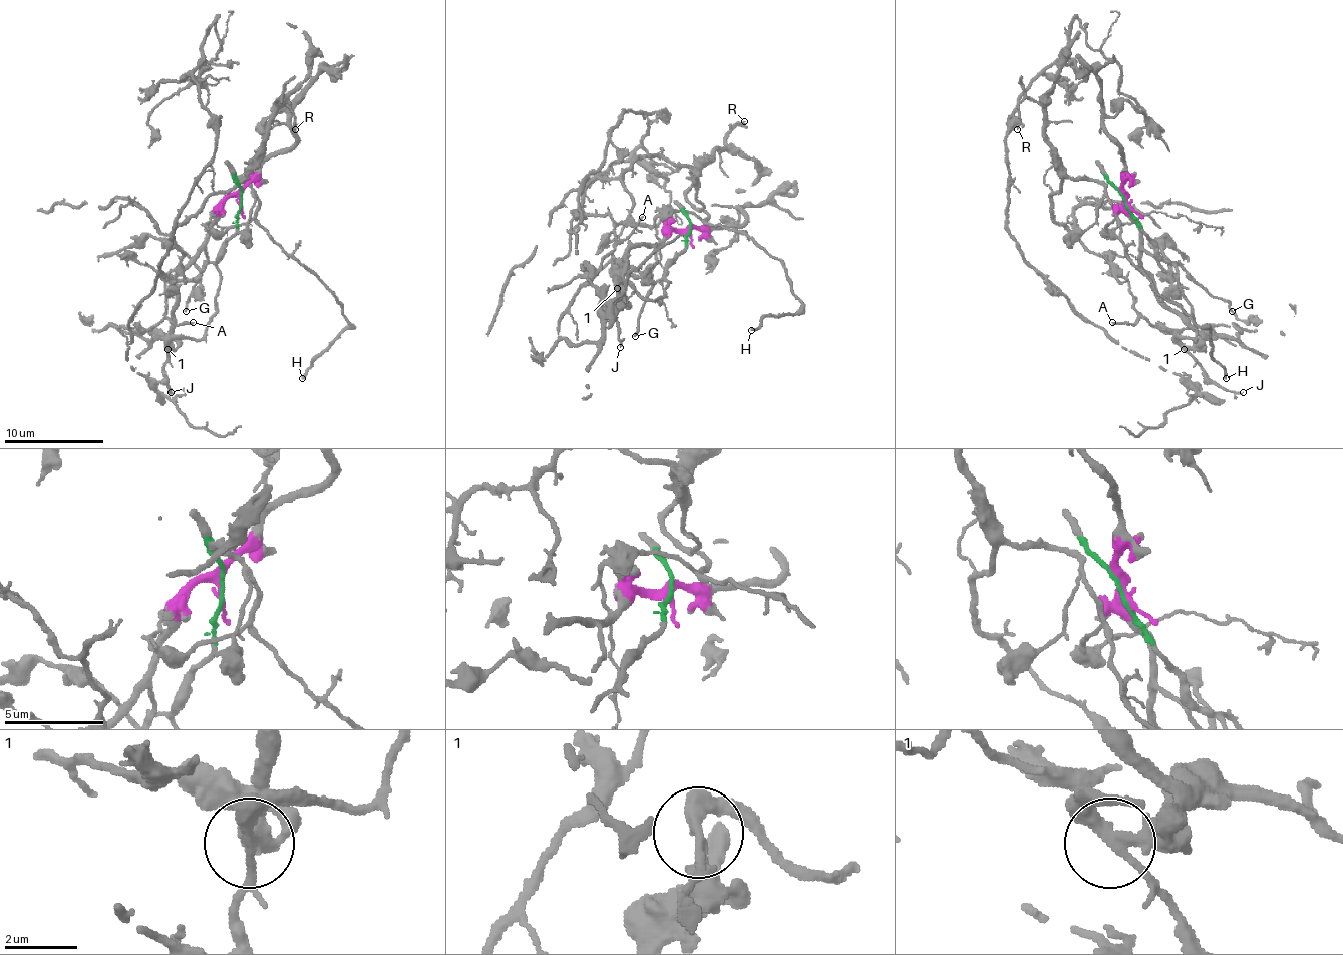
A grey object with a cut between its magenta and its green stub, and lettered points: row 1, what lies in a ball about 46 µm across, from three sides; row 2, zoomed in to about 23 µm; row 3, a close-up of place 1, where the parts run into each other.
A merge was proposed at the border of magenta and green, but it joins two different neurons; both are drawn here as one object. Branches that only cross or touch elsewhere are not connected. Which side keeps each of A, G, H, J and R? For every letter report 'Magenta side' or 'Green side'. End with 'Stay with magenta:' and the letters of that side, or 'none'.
A: Magenta side
G: Green side
H: Magenta side
J: Green side
R: Magenta side
Stay with magenta: A, H, R

